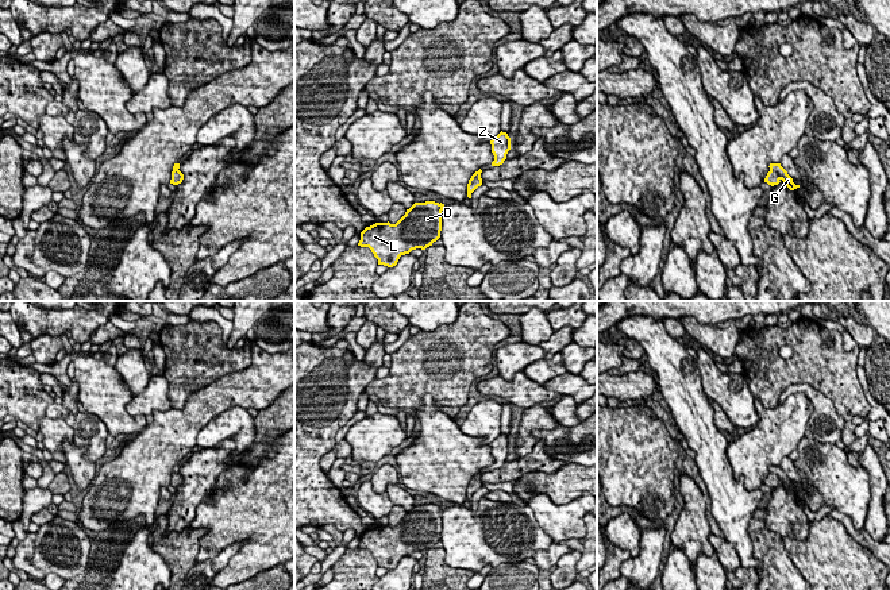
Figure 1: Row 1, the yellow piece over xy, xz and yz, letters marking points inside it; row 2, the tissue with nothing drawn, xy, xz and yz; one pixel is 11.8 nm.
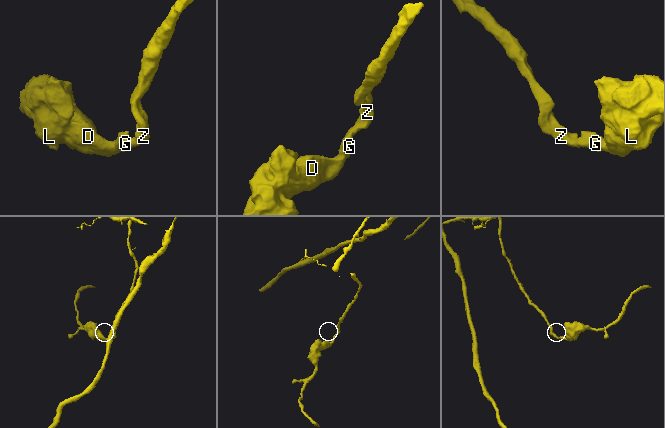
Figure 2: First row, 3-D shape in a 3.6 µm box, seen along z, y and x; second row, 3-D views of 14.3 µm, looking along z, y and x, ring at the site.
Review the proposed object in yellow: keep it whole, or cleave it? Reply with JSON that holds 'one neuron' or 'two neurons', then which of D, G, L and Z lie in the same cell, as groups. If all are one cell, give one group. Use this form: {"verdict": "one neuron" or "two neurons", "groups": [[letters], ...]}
{"verdict": "one neuron", "groups": [["D", "G", "L", "Z"]]}

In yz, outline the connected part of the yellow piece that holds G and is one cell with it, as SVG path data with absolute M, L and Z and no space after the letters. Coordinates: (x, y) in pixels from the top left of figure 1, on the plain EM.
M770 466L770 474L767 475L764 485L774 489L778 487L781 483L790 491L794 493L800 490L793 485L793 481L787 477L787 474L781 468L781 466Z

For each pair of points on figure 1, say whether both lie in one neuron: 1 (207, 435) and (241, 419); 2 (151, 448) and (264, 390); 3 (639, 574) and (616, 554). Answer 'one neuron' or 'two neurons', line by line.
1: one neuron
2: one neuron
3: two neurons

